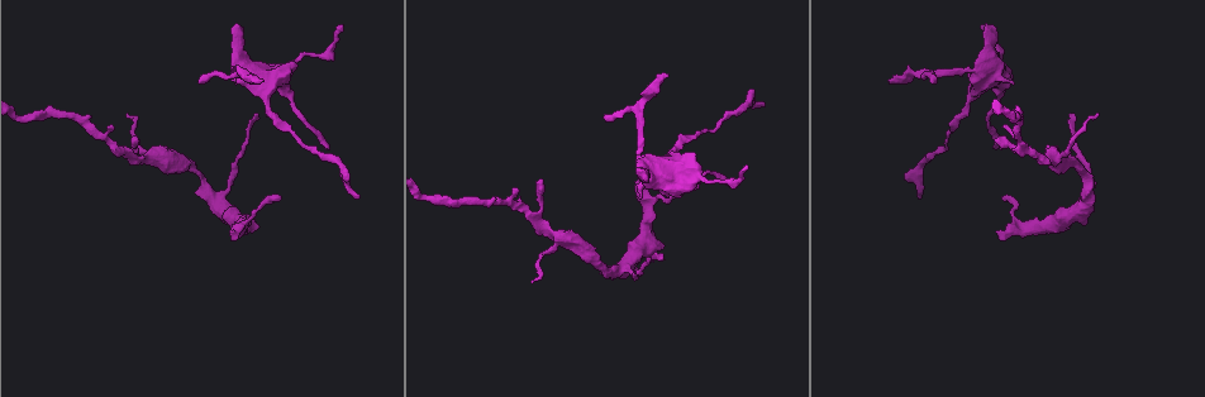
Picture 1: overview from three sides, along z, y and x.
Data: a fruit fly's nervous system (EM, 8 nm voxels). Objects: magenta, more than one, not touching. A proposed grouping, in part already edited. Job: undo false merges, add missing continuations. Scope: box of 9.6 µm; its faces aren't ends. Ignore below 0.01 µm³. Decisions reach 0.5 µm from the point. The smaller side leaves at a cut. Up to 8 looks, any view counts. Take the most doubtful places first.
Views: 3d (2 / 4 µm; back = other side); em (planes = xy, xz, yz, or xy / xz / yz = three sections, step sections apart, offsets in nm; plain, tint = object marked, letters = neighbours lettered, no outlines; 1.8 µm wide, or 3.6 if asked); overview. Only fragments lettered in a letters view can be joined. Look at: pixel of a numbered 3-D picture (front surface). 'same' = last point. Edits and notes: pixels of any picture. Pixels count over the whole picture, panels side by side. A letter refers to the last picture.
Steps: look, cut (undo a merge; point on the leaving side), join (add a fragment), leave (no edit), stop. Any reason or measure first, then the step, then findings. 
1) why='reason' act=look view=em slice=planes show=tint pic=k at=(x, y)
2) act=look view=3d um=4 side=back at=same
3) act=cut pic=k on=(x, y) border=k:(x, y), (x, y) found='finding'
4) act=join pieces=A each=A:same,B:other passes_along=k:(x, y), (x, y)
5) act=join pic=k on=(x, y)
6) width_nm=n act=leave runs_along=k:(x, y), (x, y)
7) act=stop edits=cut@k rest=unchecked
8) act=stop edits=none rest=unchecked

act=look view=3d um=4 pic=1 at=(358, 198)

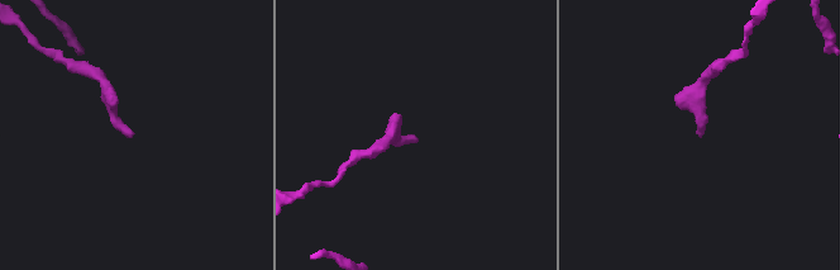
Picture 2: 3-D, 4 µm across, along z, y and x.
why='need the tissue' act=look view=em slice=planes show=letters pic=2 at=(129, 135)

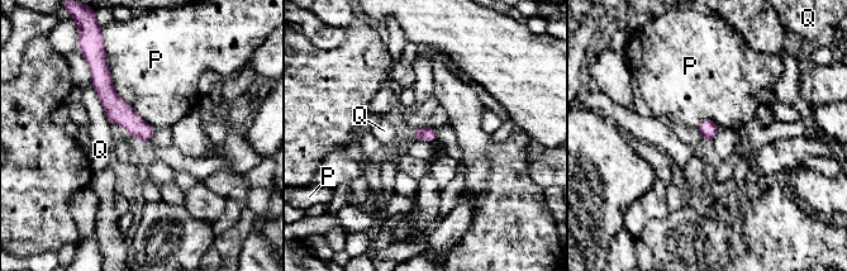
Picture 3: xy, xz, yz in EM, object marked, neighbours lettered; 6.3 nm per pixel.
act=leave each=P:other,Q:other border=3:(105, 55), (113, 90), (155, 129) found='no lettered fragment goes on from it'

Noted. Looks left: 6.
why='thin arm on a thick one' act=look view=em slice=planes show=tint pic=1 at=(133, 157)

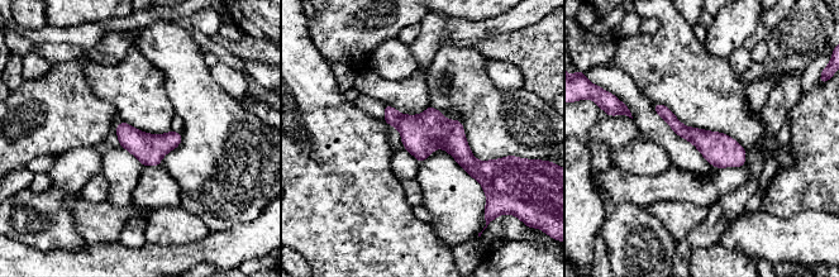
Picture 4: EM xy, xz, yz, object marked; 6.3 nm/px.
why='see the neighbours' act=look view=em slice=planes show=letters at=same

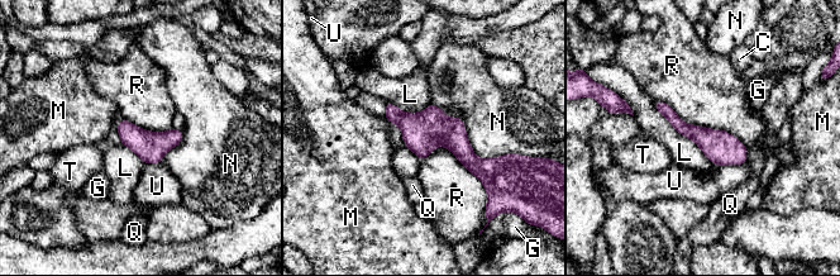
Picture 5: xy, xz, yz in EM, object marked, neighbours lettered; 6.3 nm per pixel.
act=leave each=C:other,G:other,L:other,M:other,N:other,Q:other,R:other,T:other,U:other runs_along=5:(389, 106), (443, 131), (476, 163), (495, 161) found='all the same cell'

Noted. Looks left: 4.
why='free end' act=look view=em slice=planes show=letters pic=1 at=(999, 231)

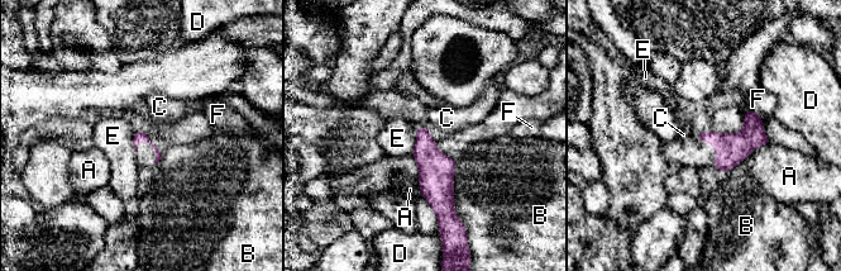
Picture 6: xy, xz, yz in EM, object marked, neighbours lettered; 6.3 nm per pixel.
act=leave each=A:other,B:other,C:other,D:other,E:other,F:other border=6:(416, 128), (416, 143), (411, 155) found='none of them fits'

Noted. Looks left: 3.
why='free end' act=look view=3d um=2 pic=1 at=(986, 25)

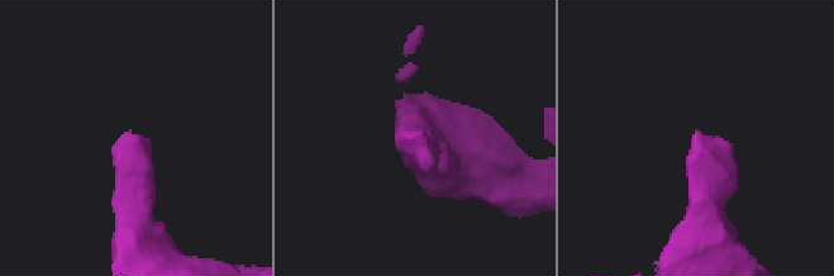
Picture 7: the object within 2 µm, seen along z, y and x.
why='need the tissue' act=look view=em slice=yz step=8 show=tint pic=7 at=(698, 131)

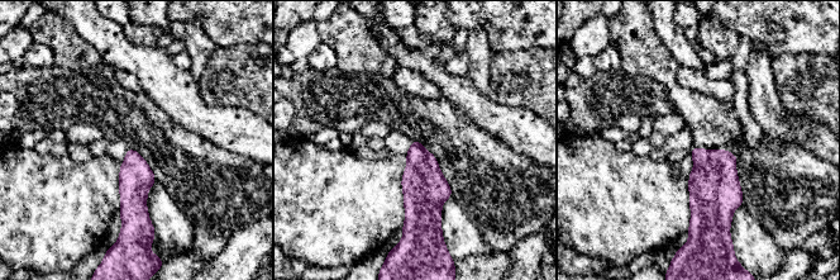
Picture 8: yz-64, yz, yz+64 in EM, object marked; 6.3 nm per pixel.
why='another direction' act=look view=em slice=xy step=8 show=letters at=same

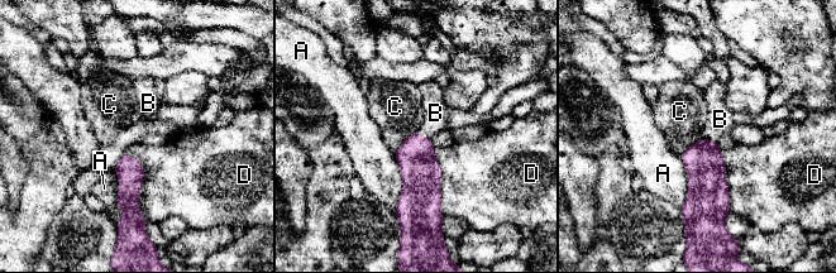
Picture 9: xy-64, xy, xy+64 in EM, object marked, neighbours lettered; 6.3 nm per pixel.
act=join pieces=B each=A:other,B:same,C:other,D:other passes_along=9:(703, 161), (708, 140), (720, 119) found='it goes on there'

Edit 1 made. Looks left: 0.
act=stop edits=join@9 rest=unchecked

